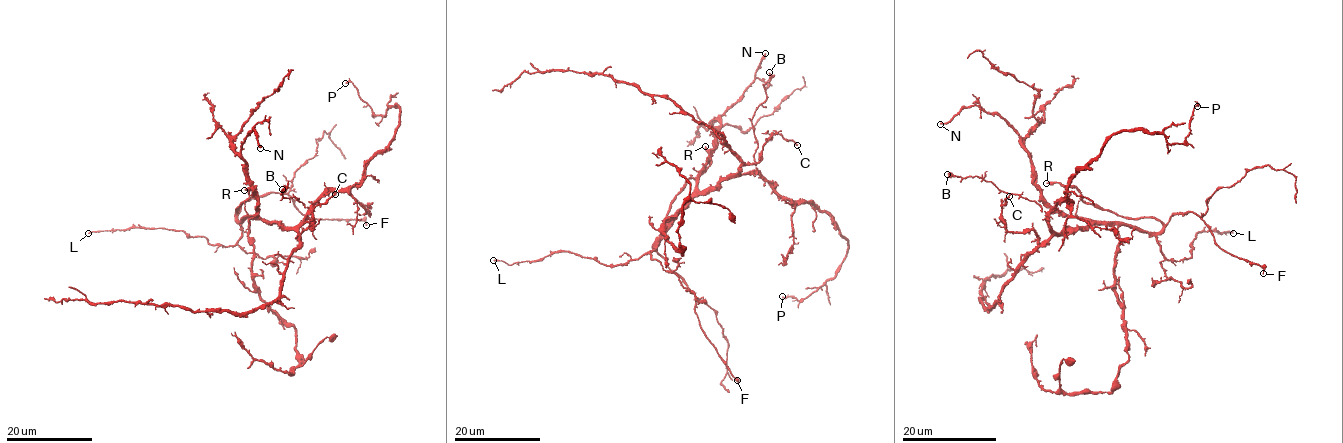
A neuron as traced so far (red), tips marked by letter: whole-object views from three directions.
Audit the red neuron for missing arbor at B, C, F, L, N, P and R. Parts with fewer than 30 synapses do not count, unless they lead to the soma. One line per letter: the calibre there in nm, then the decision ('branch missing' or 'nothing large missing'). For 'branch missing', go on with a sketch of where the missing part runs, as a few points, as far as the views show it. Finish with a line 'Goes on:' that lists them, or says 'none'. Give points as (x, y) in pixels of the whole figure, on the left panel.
B: 340 nm thick; nothing large missing
C: 200 nm thick; nothing large missing
F: 160 nm thick; nothing large missing
L: 180 nm thick; nothing large missing
N: 240 nm thick; nothing large missing
P: 150 nm thick; nothing large missing
R: 320 nm thick; branch missing; missing branch runs (244, 190), (221, 185), (211, 167), (172, 146), (156, 148), (134, 139), (104, 144), (97, 152), (102, 152)
Goes on: R

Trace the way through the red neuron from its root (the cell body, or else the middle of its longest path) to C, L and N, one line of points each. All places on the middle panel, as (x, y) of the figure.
C: (720, 182), (733, 178), (742, 166), (758, 161), (763, 143), (772, 134), (778, 133), (797, 145)
L: (720, 182), (692, 199), (656, 248), (623, 264), (603, 265), (590, 257), (557, 251), (511, 265), (493, 260)
N: (720, 182), (699, 191), (699, 170), (716, 146), (723, 114), (755, 79), (765, 53)

